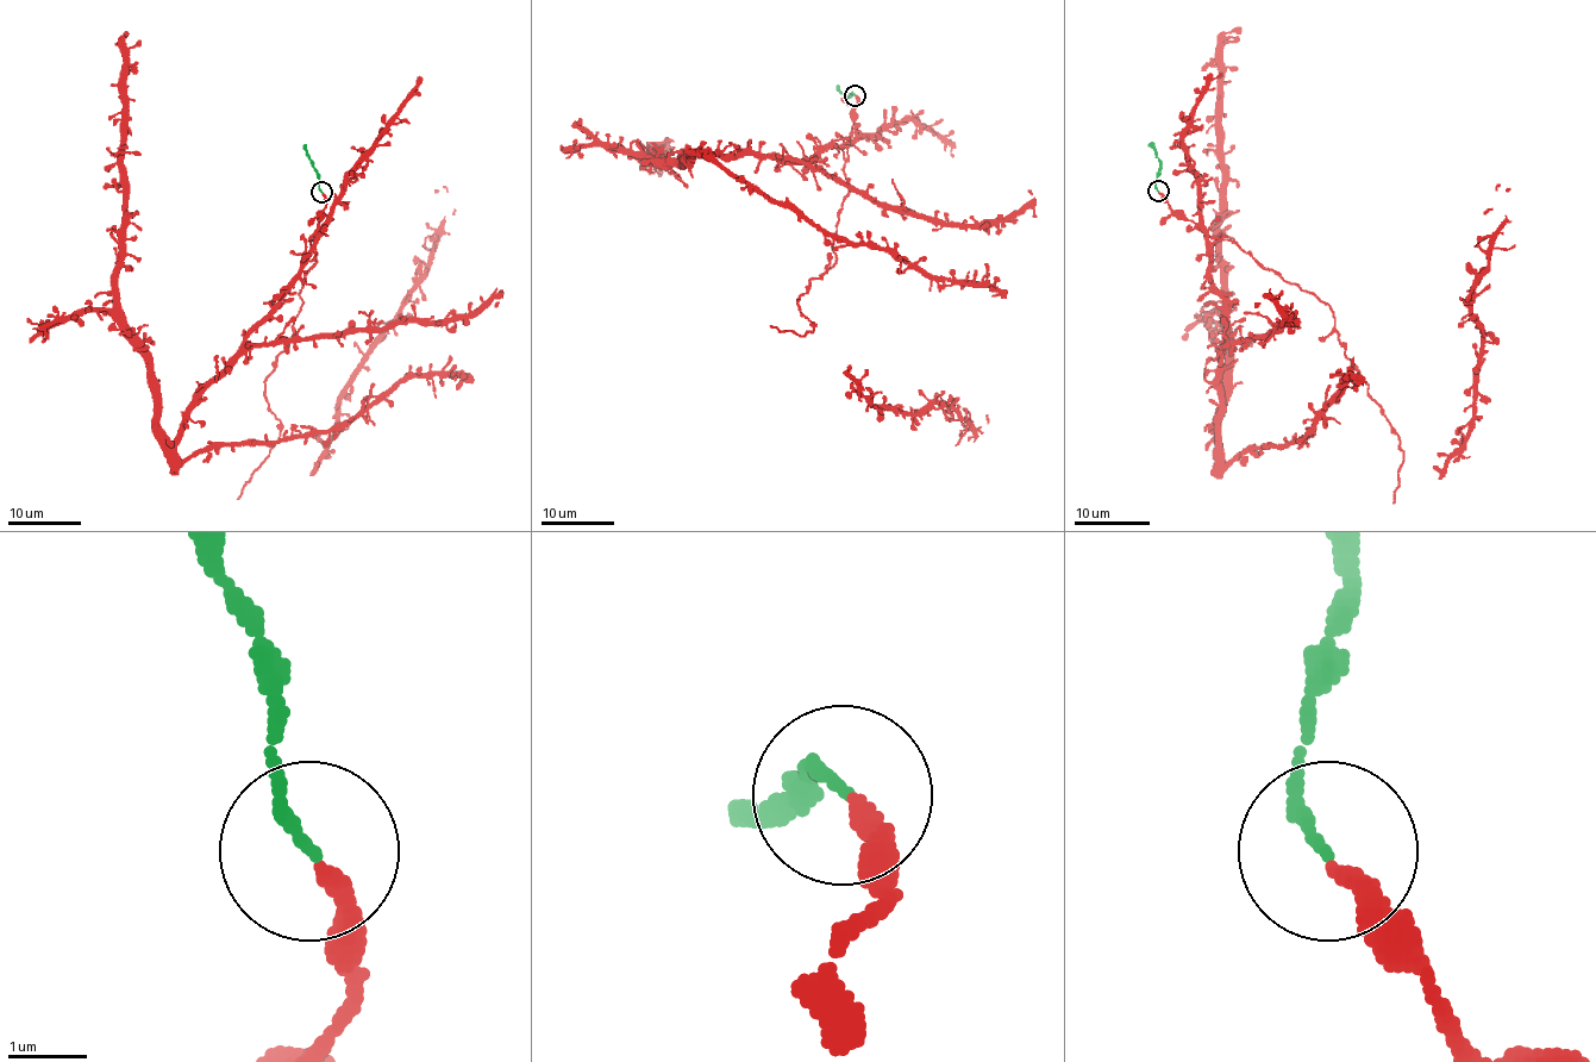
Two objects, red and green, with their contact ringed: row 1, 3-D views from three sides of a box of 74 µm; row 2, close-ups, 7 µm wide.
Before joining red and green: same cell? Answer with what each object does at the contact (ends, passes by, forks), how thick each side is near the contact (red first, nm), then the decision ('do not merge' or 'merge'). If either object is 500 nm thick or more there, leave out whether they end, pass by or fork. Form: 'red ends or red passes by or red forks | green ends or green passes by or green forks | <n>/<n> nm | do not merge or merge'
red ends | green ends | 260/150 nm | merge

